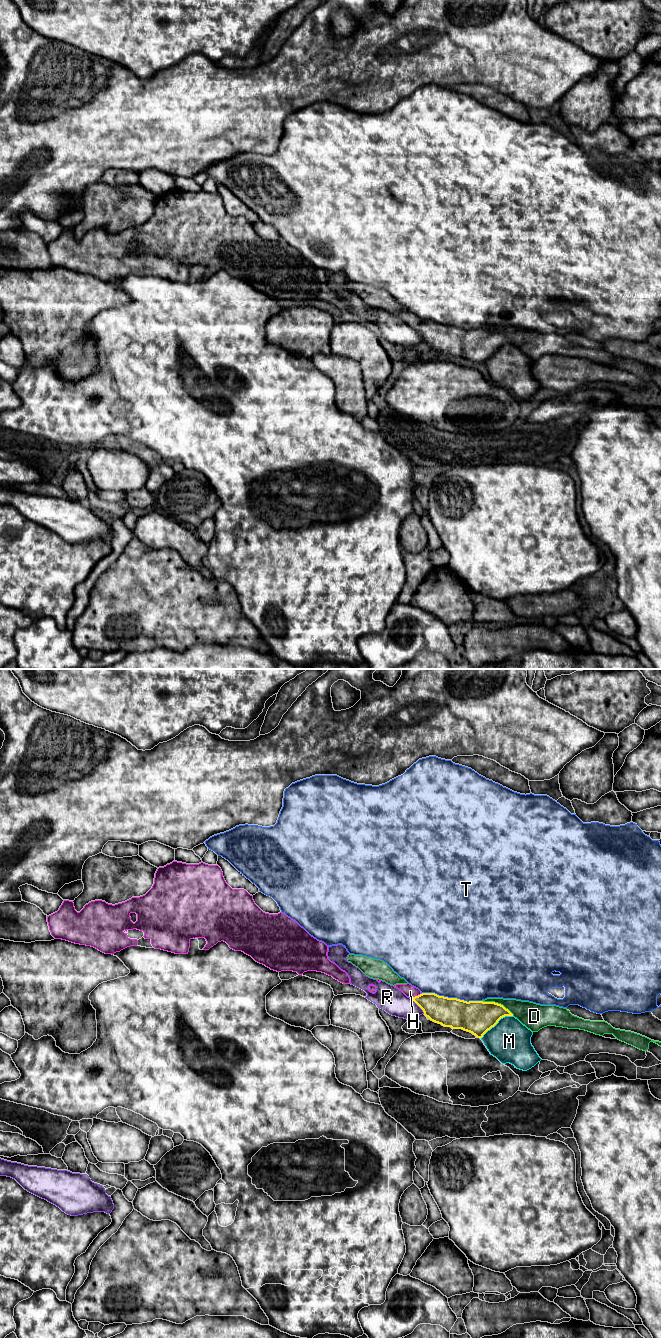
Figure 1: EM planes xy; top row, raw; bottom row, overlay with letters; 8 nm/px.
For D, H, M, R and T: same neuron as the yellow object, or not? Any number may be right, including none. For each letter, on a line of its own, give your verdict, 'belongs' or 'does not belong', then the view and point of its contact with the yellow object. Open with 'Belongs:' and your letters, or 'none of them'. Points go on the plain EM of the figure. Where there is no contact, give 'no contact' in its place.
Belongs: H
D: does not belong; contact xy (497, 331)
H: belongs; contact xy (418, 323)
M: does not belong; contact xy (496, 351)
R: does not belong; contact xy (418, 333)
T: does not belong; contact xy (452, 326)

